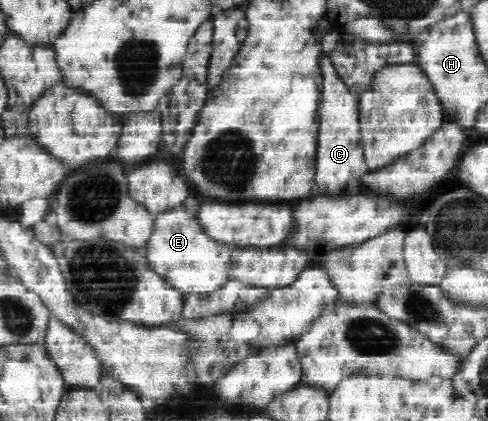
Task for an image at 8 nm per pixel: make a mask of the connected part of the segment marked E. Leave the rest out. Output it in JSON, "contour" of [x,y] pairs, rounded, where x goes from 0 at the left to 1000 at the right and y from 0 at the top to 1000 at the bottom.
{"contour":[[[361,487],[320,508],[311,553],[307,553],[307,563],[303,563],[303,572],[295,582],[295,599],[311,639],[332,651],[332,658],[338,658],[348,677],[355,677],[377,698],[393,696],[393,691],[430,696],[430,691],[455,682],[471,658],[477,582],[461,572],[447,572],[420,549],[410,518],[406,518],[404,496],[381,492],[381,487]]]}

